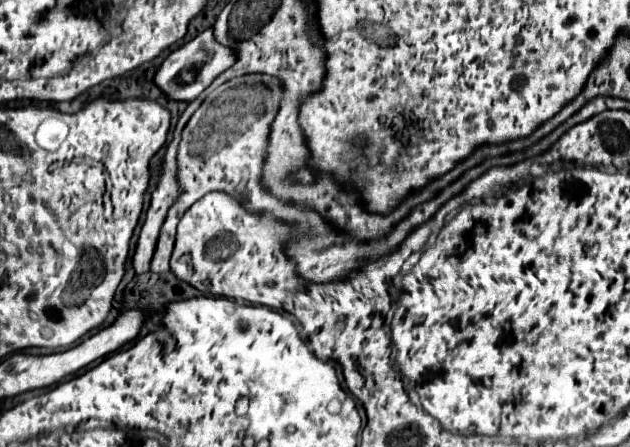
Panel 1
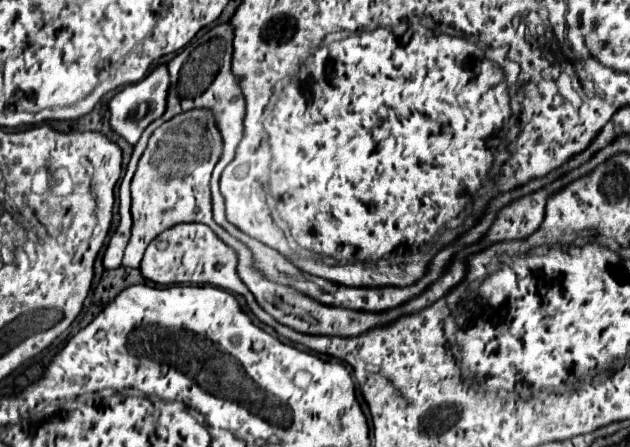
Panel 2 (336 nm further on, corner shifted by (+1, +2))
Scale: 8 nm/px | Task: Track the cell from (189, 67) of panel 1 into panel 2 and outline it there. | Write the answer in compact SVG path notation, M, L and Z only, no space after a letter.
M166 64L156 66L146 78L142 78L138 84L130 84L116 92L116 96L110 100L110 126L114 132L124 136L132 146L140 140L144 128L160 118L166 112L166 98L170 90L170 76Z

